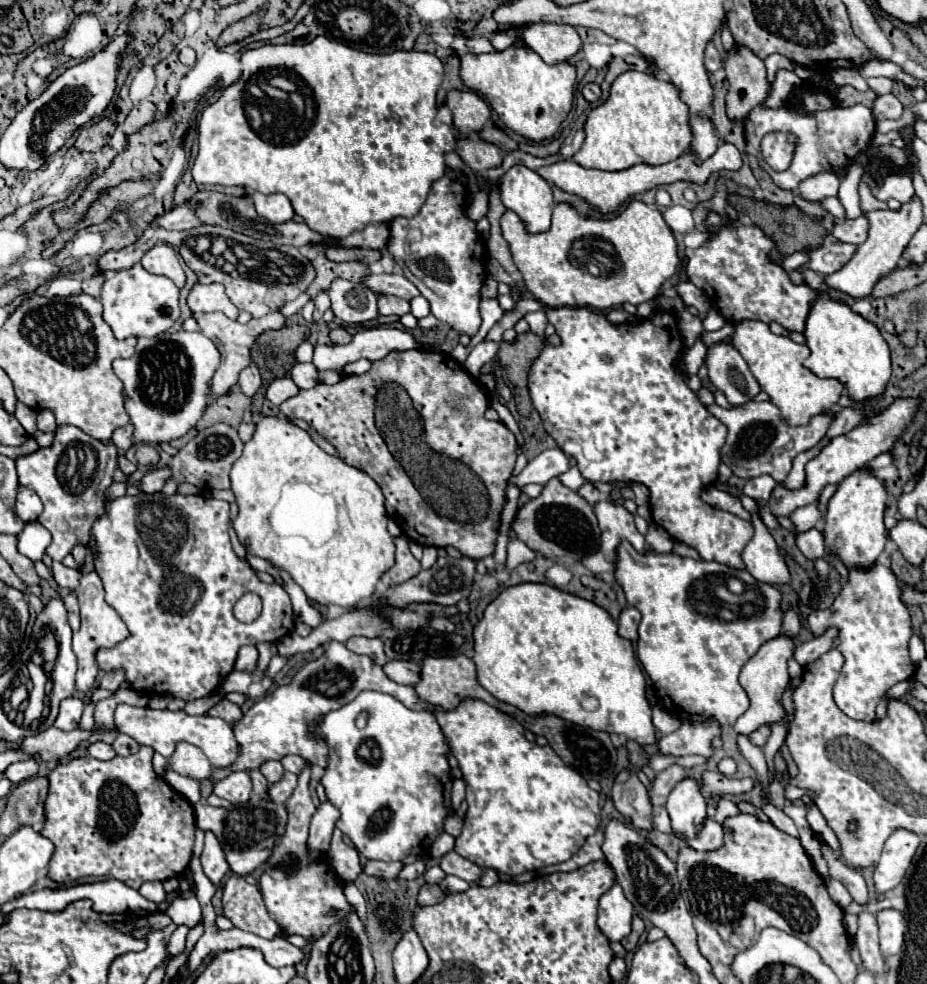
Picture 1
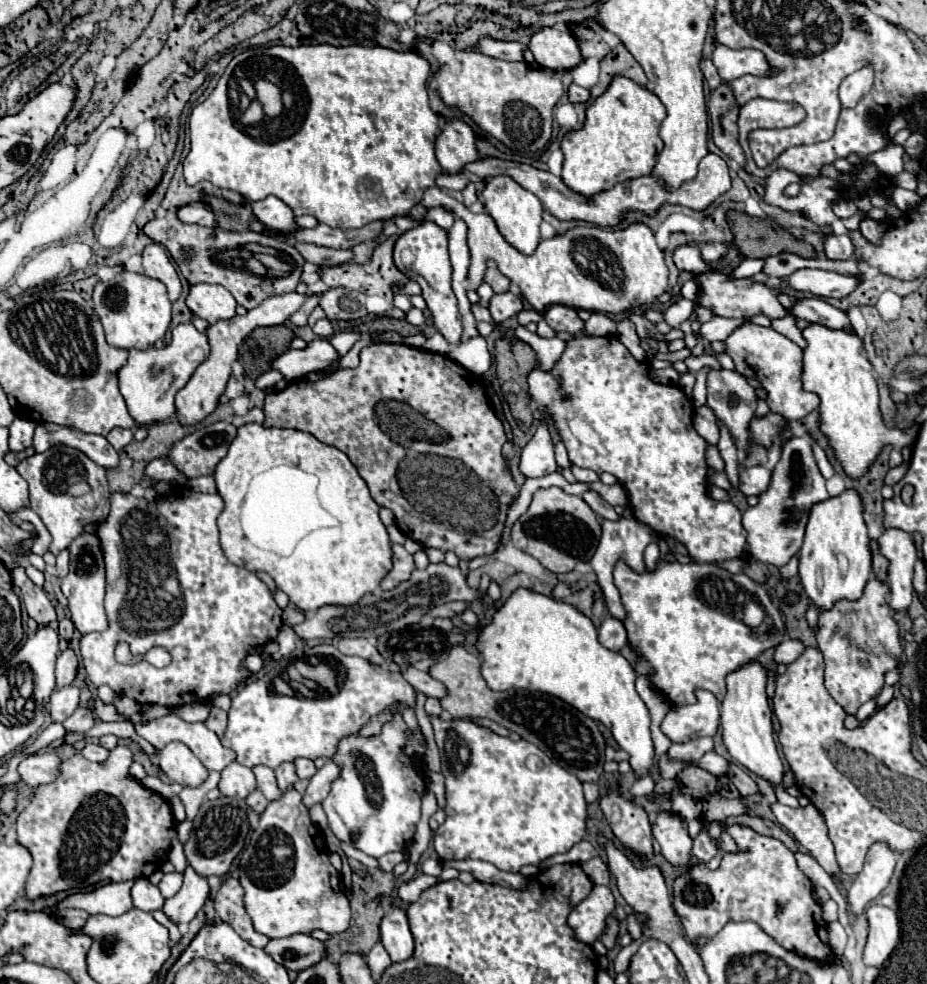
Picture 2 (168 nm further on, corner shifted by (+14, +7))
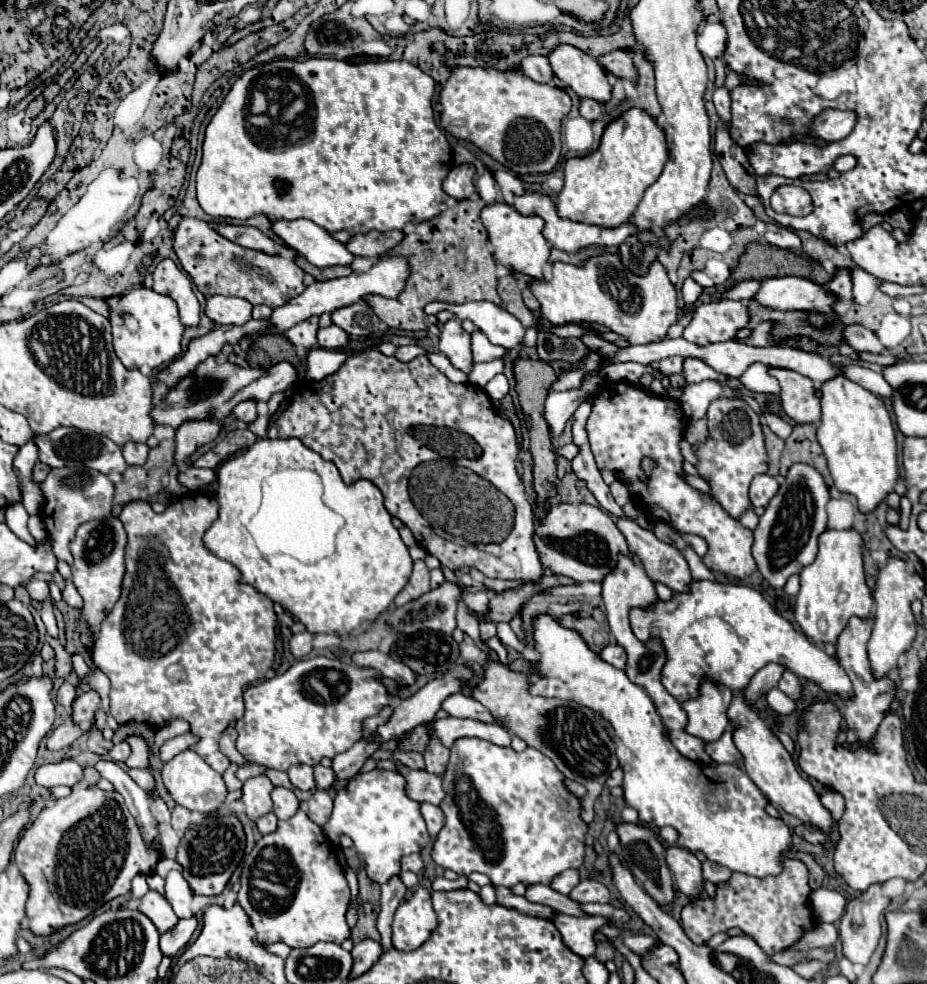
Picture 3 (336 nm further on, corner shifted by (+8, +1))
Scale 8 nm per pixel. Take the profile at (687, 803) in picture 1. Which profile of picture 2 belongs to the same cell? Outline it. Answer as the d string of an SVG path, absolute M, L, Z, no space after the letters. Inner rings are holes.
M668 812L658 814L658 820L652 826L654 838L660 844L662 856L674 866L690 864L692 838L686 832L686 824L680 816L670 816Z

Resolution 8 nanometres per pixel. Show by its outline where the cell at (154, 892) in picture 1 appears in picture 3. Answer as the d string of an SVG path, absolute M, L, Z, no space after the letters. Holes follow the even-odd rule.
M152 890L142 898L138 910L142 914L146 914L160 932L166 932L168 928L176 926L176 922L178 922L178 916L174 914L170 902L164 900L164 896L160 896L158 892L152 892Z

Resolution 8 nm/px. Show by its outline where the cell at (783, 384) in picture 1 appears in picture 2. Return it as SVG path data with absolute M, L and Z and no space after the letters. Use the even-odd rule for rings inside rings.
M744 324L726 338L726 346L736 364L736 370L744 376L758 378L760 384L766 388L766 402L774 414L780 414L788 422L794 422L818 408L818 396L806 394L802 388L802 348L798 344L772 328Z

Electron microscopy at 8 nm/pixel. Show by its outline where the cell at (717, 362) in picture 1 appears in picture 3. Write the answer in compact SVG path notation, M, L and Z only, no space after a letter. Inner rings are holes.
M720 396L708 408L708 428L710 440L698 450L698 472L708 480L710 494L722 504L722 508L738 518L746 508L750 508L748 486L756 474L768 470L768 454L764 450L764 434L760 416L736 396Z

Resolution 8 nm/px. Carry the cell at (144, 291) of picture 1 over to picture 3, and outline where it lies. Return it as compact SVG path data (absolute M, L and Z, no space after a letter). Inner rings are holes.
M138 286L128 288L120 296L108 298L110 306L110 324L112 324L112 336L114 336L114 350L124 366L128 368L160 368L162 364L174 360L180 352L180 340L184 326L178 318L176 302L170 296L158 294L152 288Z

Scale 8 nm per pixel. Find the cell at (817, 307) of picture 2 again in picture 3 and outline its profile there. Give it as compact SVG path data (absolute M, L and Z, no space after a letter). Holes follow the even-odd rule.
M860 324L844 326L842 336L844 336L844 342L858 352L882 352L884 350L876 334L868 328L860 328Z

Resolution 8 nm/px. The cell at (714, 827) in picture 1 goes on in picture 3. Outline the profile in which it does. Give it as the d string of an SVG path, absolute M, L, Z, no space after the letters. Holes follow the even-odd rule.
M704 860L704 862L702 862L702 870L704 870L704 880L710 880L710 882L714 882L714 884L726 882L726 880L730 878L730 874L732 874L728 868L724 868L724 866L720 866L720 864L714 864L714 862L710 862L710 860Z

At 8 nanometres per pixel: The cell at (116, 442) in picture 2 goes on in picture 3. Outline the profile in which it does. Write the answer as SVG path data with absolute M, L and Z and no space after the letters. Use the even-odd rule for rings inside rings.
M132 442L132 444L124 444L122 446L122 454L124 454L124 460L126 460L126 464L134 464L134 466L142 466L144 462L146 462L146 456L148 456L148 446L146 444L136 444L136 442Z

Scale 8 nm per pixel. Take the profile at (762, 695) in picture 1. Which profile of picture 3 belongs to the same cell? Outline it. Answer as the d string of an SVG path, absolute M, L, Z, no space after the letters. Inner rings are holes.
M742 692L734 694L730 708L728 708L728 718L734 724L734 744L744 758L746 774L762 790L762 794L768 796L770 804L786 810L788 814L800 818L802 822L812 822L812 824L828 830L834 824L830 812L820 804L820 798L814 792L814 788L810 786L810 782L798 774L788 750L782 746L778 736L772 732L772 728L760 716L760 712L756 712L748 704L748 700L744 700Z

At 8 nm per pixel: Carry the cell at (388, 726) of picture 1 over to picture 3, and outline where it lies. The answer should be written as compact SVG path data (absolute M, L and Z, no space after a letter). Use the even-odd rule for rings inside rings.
M396 770L362 772L336 792L330 820L322 826L326 838L334 844L342 834L350 836L358 850L370 880L382 884L390 876L400 874L400 858L404 854L420 852L428 842L428 830L420 814L420 804L406 792L406 780Z

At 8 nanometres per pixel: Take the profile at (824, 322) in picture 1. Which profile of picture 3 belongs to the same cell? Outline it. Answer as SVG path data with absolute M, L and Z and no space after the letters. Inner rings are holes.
M844 372L822 382L820 392L822 420L818 426L818 442L828 460L834 484L840 492L854 494L862 512L870 512L894 490L898 476L892 418L876 394L848 380Z

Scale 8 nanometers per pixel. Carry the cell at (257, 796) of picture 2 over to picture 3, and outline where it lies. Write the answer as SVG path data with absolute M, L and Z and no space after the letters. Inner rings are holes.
M268 812L268 816L260 816L260 818L256 820L256 826L258 826L258 830L260 830L262 834L270 834L270 832L276 830L276 822L278 822L276 814L274 814L274 812Z

